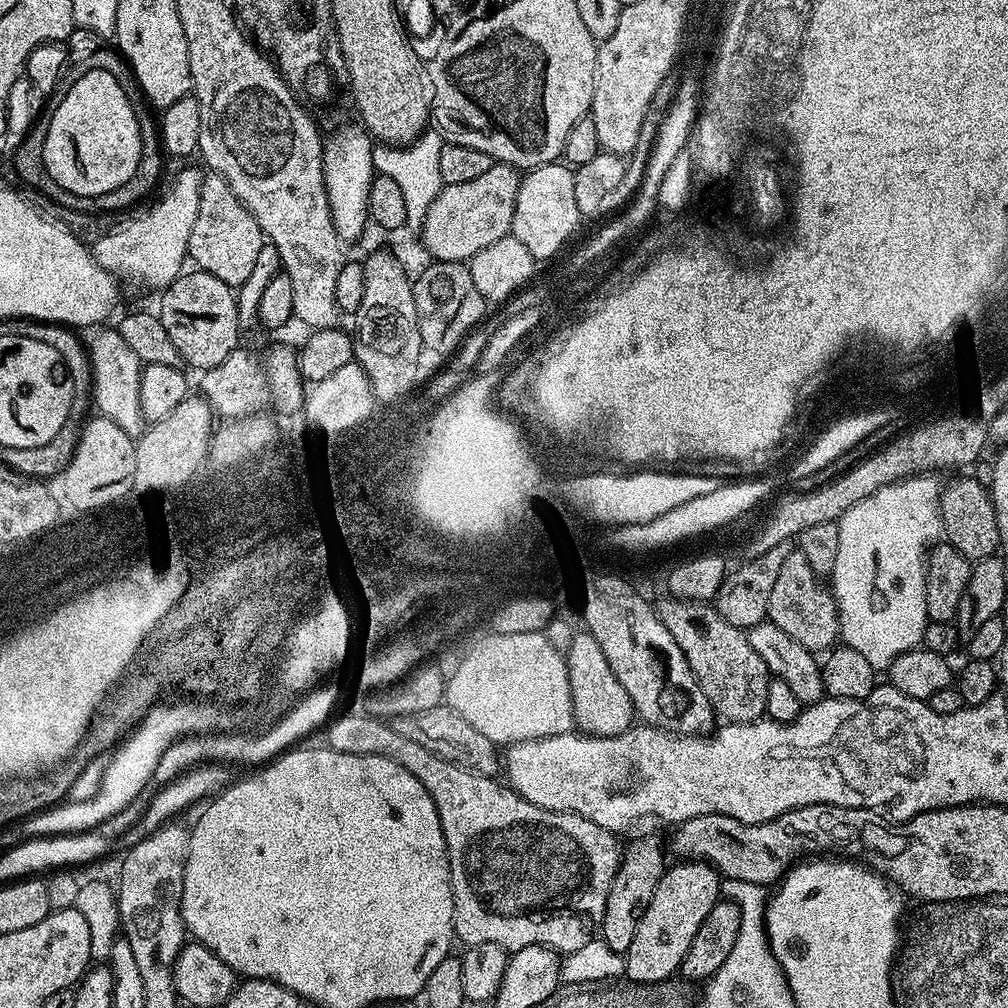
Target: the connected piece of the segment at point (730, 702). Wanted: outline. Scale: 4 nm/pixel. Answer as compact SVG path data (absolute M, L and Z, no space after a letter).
M667 599L658 604L660 621L670 634L674 634L682 654L686 654L686 662L690 662L694 678L698 678L706 698L712 703L713 713L734 724L749 724L752 720L761 719L765 715L770 673L766 662L762 662L754 646L750 646L747 631L730 626L730 622L717 614L711 603Z

